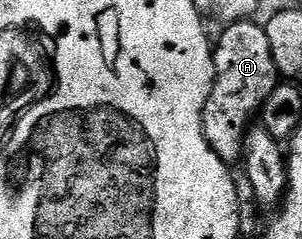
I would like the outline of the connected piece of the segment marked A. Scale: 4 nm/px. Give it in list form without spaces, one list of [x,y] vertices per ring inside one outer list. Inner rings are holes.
[[[230,22],[225,27],[226,31],[215,39],[215,81],[211,97],[207,97],[207,105],[201,110],[201,128],[205,140],[226,165],[232,165],[237,158],[237,162],[242,158],[247,147],[247,132],[258,118],[265,99],[271,97],[279,82],[264,26],[260,22],[253,22]]]

